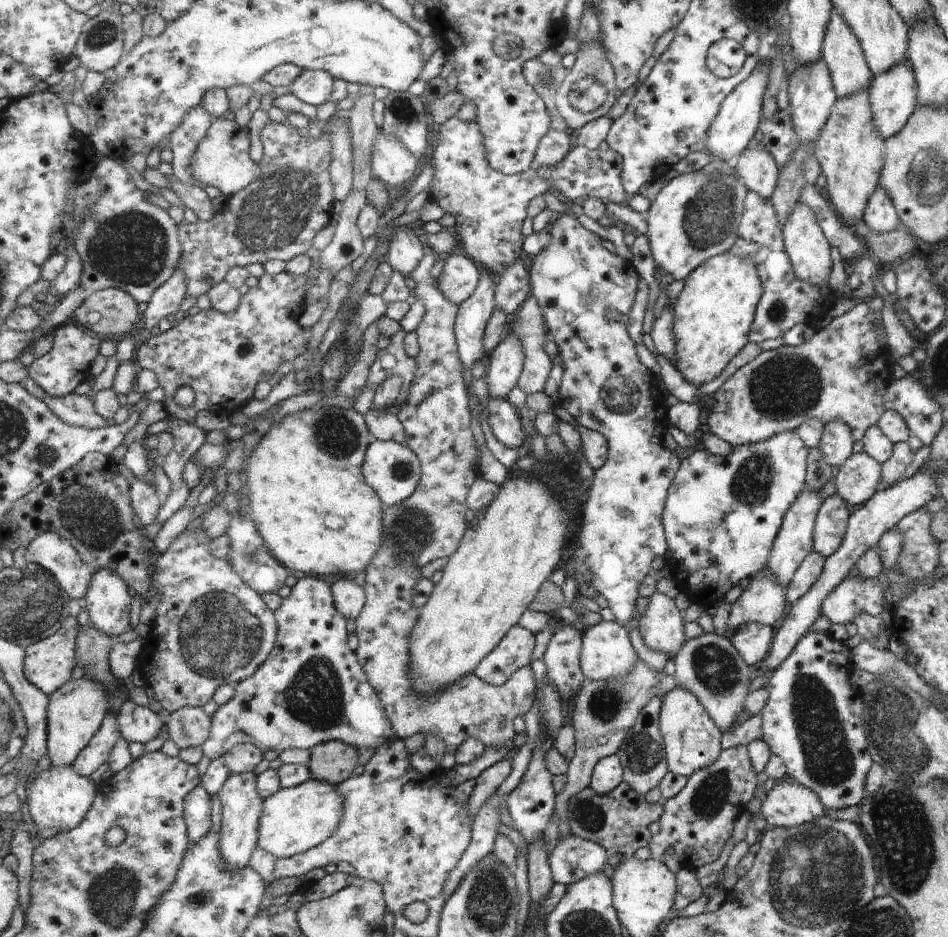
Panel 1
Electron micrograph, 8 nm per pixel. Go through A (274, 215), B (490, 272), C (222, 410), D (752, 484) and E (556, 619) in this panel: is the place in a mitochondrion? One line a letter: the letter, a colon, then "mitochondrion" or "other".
A: mitochondrion
B: other
C: other
D: mitochondrion
E: other

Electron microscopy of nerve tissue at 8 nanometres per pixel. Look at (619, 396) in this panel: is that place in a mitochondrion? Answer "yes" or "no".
yes

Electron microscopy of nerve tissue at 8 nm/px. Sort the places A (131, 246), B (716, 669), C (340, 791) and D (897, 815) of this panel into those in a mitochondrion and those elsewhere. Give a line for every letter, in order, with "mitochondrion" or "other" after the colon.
A: mitochondrion
B: mitochondrion
C: other
D: mitochondrion

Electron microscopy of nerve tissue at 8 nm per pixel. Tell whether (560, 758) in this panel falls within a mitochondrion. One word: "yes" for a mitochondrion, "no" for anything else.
no

